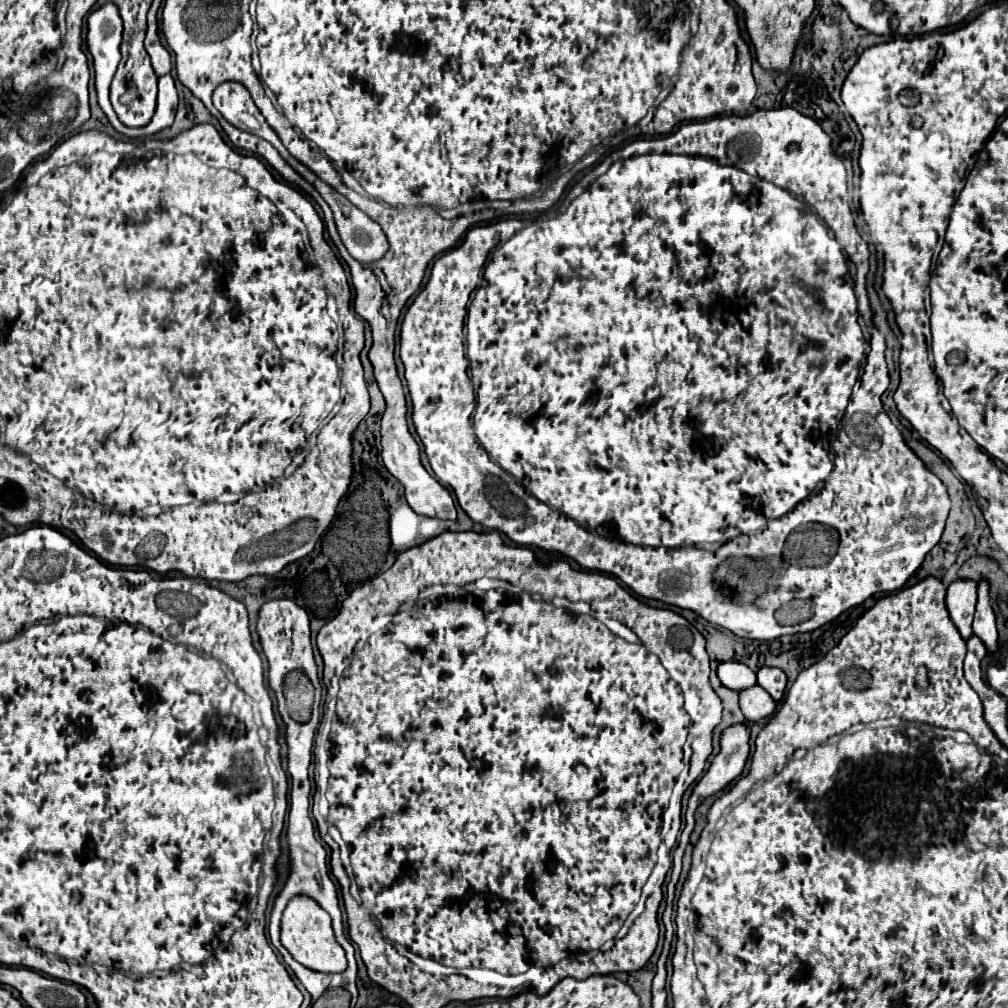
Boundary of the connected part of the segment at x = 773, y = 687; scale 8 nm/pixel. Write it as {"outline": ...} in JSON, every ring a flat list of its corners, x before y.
{"outline":[[760,668,758,670,758,684,774,698,780,700,786,690,786,674,780,668]]}

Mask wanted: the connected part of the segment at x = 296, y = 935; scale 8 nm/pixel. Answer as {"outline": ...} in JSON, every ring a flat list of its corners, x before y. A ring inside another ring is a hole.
{"outline":[[300,894,288,902,288,906,282,914,280,930,282,930,282,946,292,954,294,960,304,964,306,968,316,970,316,972,330,972,330,974,344,970,344,966,346,966,344,950,334,938,334,932,330,926,330,916,310,896]]}

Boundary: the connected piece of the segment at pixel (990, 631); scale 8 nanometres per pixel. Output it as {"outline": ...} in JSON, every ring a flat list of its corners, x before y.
{"outline":[[978,580,978,604,976,604,976,614,974,614,974,634,982,638,986,648,990,652,996,652,998,644,998,632,996,632,996,616,990,606,990,584,988,580]]}

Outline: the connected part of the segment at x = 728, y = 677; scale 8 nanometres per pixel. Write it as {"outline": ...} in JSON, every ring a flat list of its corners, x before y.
{"outline":[[728,660,728,662,720,662,718,666,718,678,724,686,732,688,732,690,744,690,748,686,754,686,756,684,756,674,754,670,750,670,746,664,742,662,734,662,734,660]]}

